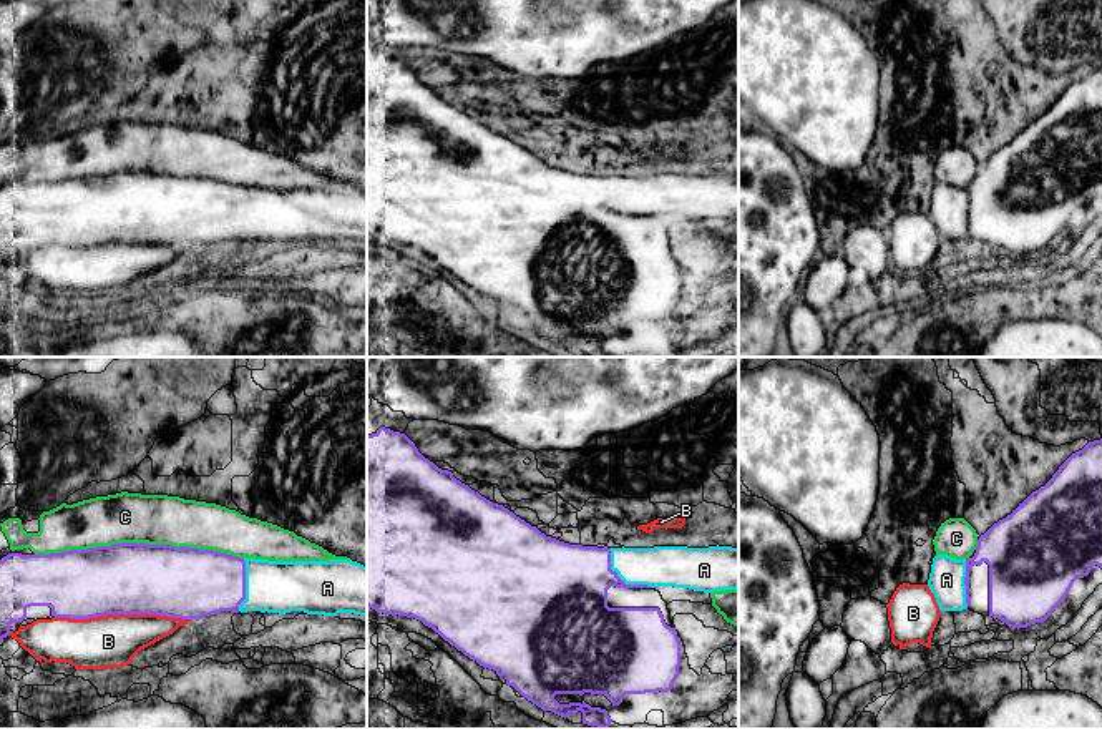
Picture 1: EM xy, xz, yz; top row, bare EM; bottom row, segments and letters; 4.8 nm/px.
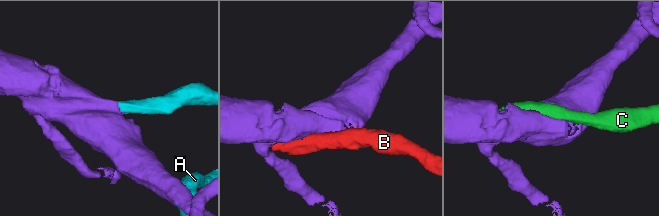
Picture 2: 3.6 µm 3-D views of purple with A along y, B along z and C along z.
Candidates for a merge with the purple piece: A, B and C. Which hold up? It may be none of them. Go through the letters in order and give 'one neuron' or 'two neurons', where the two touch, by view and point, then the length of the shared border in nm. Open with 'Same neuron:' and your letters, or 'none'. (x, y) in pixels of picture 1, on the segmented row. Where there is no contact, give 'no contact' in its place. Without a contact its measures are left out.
Same neuron: A
A: one neuron; contact xz (619, 578); length 280 nm
B: two neurons; contact xy (121, 613); length 650 nm
C: two neurons; contact xy (140, 543); length 1000 nm

